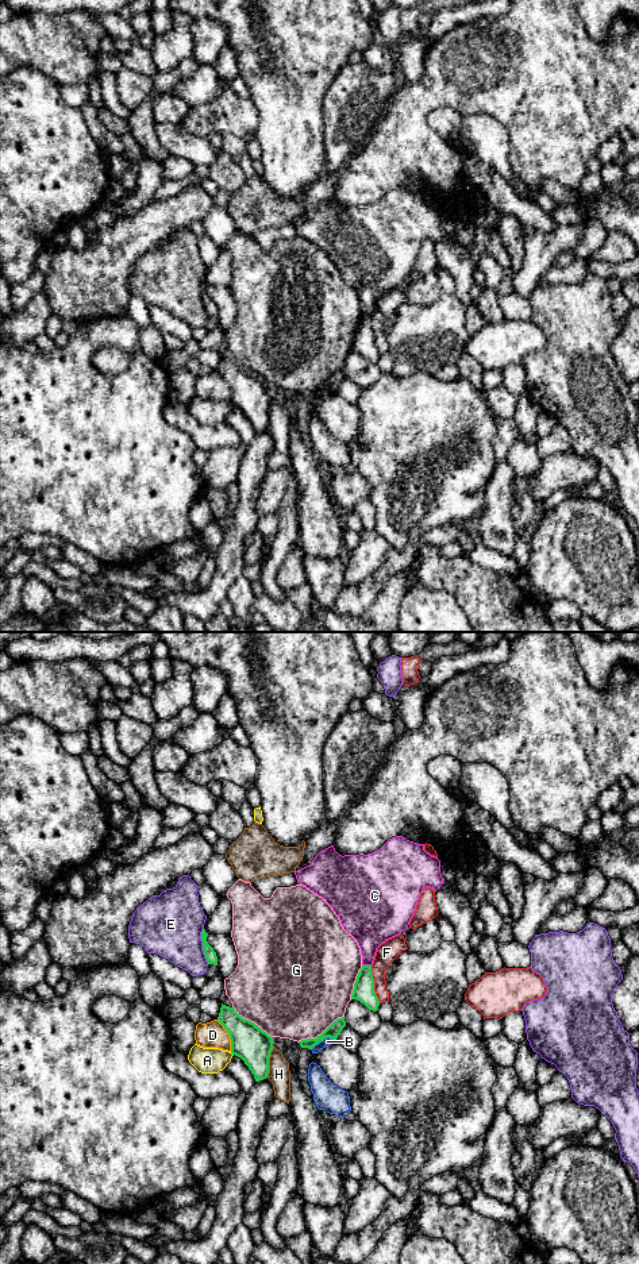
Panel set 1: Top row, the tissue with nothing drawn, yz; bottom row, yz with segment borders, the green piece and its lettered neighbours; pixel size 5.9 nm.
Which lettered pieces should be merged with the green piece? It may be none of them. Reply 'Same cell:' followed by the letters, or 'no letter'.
Same cell: no letter

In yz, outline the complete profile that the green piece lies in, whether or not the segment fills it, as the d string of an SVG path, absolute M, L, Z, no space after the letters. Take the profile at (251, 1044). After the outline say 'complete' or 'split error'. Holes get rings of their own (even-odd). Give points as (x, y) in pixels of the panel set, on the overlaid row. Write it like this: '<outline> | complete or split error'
M223 1003L218 1021L230 1034L231 1053L245 1061L255 1082L266 1079L273 1037L254 1022L242 1018L234 1007Z | complete

